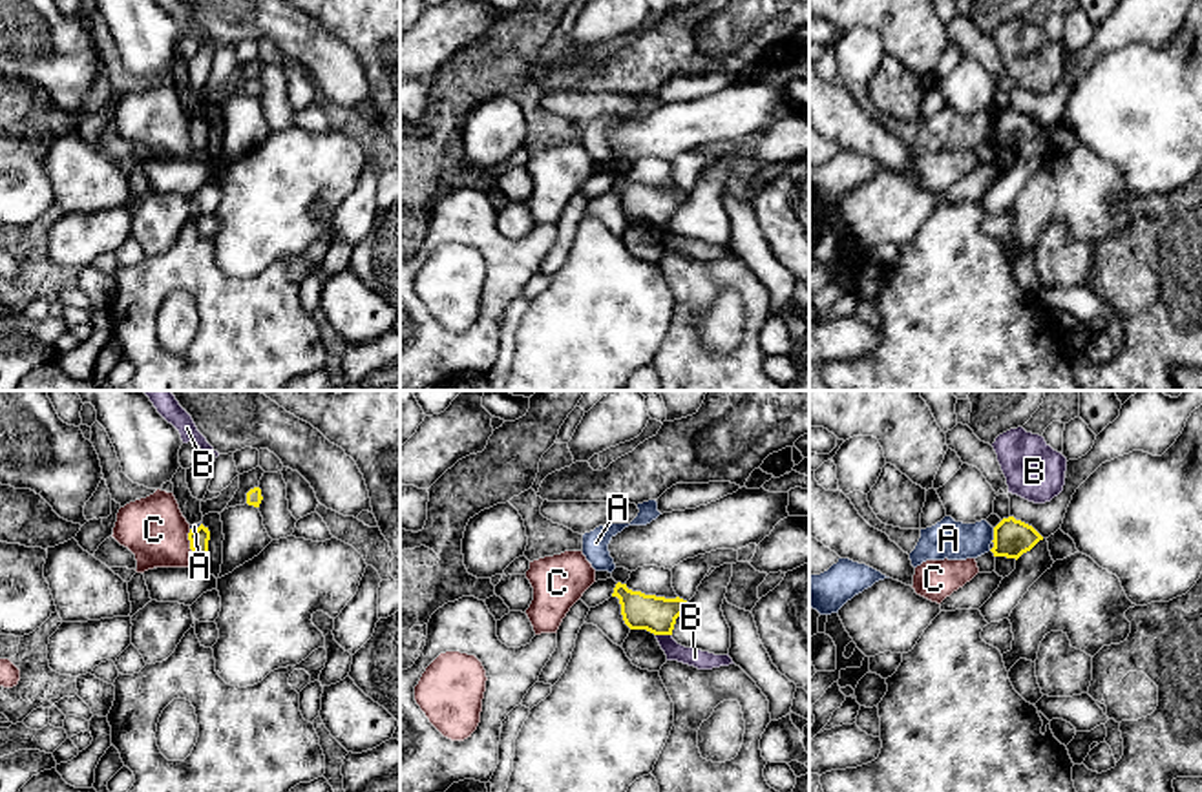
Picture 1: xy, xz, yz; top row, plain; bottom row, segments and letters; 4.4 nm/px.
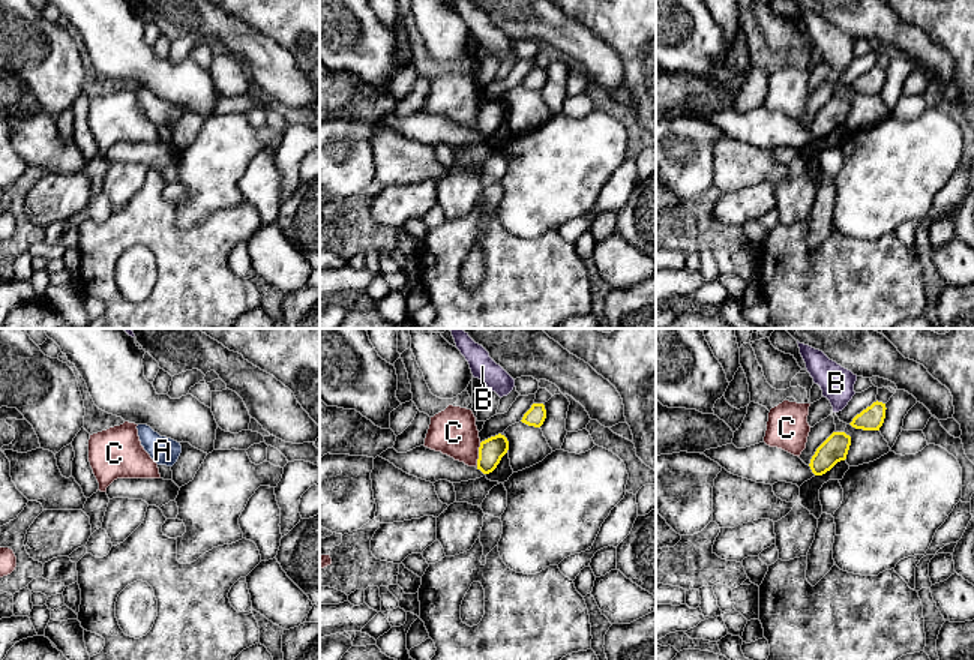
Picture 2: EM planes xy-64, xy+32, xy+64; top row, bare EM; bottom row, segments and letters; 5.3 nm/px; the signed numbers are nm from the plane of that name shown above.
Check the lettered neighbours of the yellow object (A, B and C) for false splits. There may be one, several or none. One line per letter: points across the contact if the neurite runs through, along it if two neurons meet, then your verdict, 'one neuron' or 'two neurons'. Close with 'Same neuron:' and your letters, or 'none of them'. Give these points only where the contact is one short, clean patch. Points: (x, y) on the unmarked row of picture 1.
A: runs through yz (1012, 128), (994, 126), (948, 130); one neuron
B: border along xz (656, 225), (671, 227); two neurons
C: border along xy (189, 121), (189, 139), (194, 150); two neurons
Same neuron: A

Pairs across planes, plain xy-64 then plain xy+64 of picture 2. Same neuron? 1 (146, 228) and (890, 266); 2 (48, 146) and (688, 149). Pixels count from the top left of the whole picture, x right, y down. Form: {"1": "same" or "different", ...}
{"1": "same", "2": "different"}

